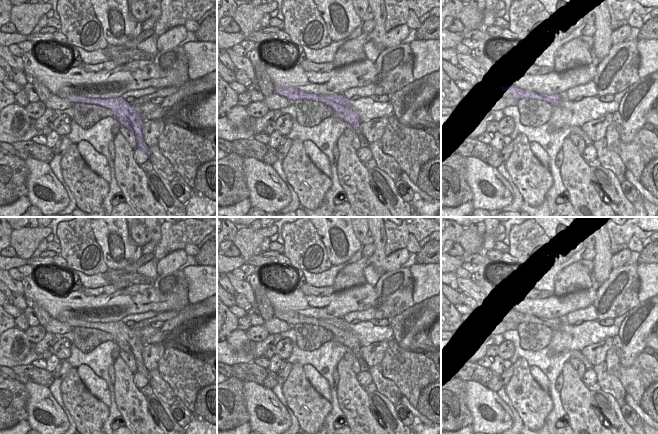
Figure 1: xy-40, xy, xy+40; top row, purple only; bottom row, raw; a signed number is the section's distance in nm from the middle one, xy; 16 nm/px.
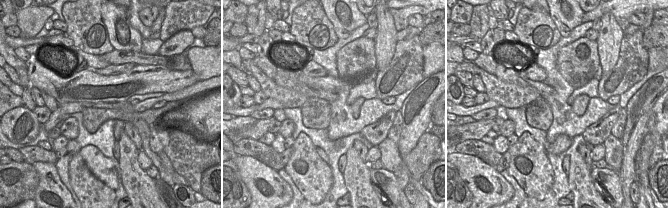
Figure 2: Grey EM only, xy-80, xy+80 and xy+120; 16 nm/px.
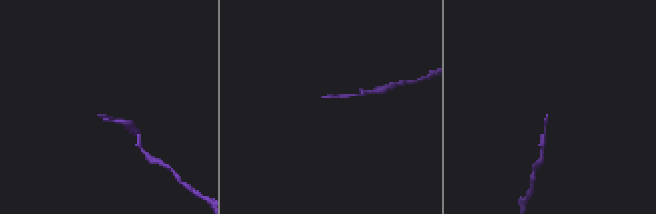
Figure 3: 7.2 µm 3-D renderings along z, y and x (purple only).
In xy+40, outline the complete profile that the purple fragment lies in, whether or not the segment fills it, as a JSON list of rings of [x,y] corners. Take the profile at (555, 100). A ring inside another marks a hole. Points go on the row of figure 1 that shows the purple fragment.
[[[502,74],[495,75],[495,85],[502,88],[502,91],[506,91],[509,94],[515,94],[520,99],[535,99],[549,103],[552,107],[560,106],[562,97],[560,94],[546,95],[539,94],[530,90],[527,90],[523,86],[515,86],[510,82],[508,77]]]

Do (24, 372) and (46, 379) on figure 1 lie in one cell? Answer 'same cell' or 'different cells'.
same cell

